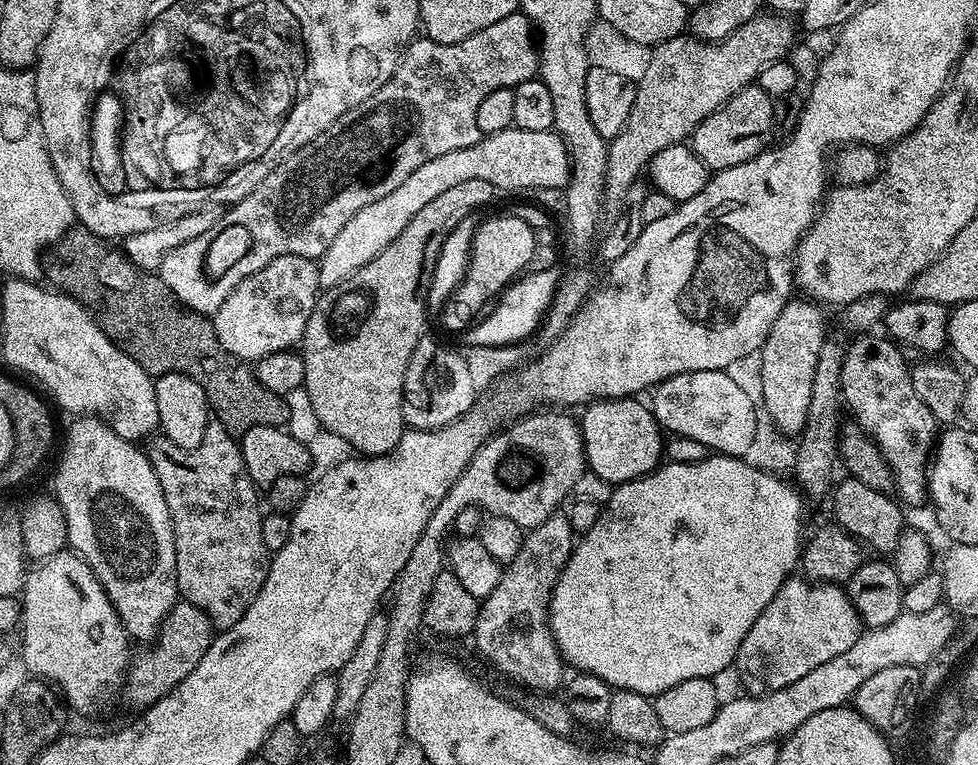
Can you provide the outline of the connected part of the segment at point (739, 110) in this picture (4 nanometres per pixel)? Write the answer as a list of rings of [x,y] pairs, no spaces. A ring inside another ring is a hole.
[[[759,86],[742,89],[693,130],[690,147],[713,173],[726,170],[730,166],[738,166],[742,162],[750,162],[750,158],[765,151],[773,143],[773,101],[773,97],[768,96],[766,90]]]

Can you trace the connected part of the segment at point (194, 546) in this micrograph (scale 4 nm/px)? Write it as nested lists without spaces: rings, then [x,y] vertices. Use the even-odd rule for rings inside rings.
[[[209,422],[206,435],[194,450],[179,448],[174,446],[174,442],[163,438],[149,439],[146,448],[148,461],[154,466],[154,474],[158,474],[162,494],[166,494],[166,506],[172,515],[177,593],[202,609],[212,620],[213,629],[223,630],[234,626],[234,622],[246,614],[250,602],[258,598],[266,582],[270,563],[269,550],[262,542],[262,496],[256,493],[259,492],[258,485],[246,470],[237,437],[219,422]]]

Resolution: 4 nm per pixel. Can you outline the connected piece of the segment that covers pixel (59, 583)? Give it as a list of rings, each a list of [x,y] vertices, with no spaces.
[[[71,550],[54,554],[48,560],[39,561],[36,568],[24,578],[24,590],[20,605],[19,627],[24,628],[24,641],[18,644],[18,656],[33,672],[35,679],[47,682],[62,697],[69,709],[92,716],[104,708],[124,686],[124,677],[130,663],[130,637],[124,623],[118,618],[108,597],[108,591],[101,586],[98,578],[86,566],[81,556]]]

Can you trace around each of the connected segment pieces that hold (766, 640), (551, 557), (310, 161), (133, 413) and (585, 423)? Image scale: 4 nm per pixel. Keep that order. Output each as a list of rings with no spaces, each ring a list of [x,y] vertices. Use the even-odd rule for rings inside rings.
[[[790,578],[770,598],[770,606],[758,614],[758,622],[750,626],[750,634],[742,638],[742,646],[738,646],[738,654],[734,661],[734,672],[740,675],[740,680],[744,683],[743,691],[750,696],[766,696],[774,690],[782,690],[798,678],[803,678],[805,674],[810,674],[810,670],[822,666],[822,662],[830,662],[830,658],[838,658],[854,642],[858,642],[862,625],[860,616],[854,610],[850,602],[847,591],[838,584],[821,584],[813,582],[807,578]]]
[[[558,510],[542,526],[525,531],[522,550],[518,550],[514,562],[503,565],[498,586],[480,605],[474,633],[477,650],[502,675],[536,694],[555,693],[566,680],[566,665],[548,625],[548,603],[573,547],[568,517]]]
[[[520,10],[510,13],[499,22],[494,22],[494,26],[486,26],[486,30],[478,30],[478,34],[470,34],[470,38],[457,44],[443,44],[427,38],[413,39],[412,43],[404,49],[400,65],[396,67],[392,77],[377,92],[370,94],[370,98],[366,98],[366,102],[346,110],[346,114],[342,114],[342,118],[338,118],[333,124],[329,124],[325,132],[318,134],[318,138],[314,138],[298,151],[291,152],[281,164],[275,165],[266,176],[266,179],[272,184],[257,183],[251,191],[244,194],[249,194],[249,196],[242,197],[229,212],[227,209],[221,215],[220,223],[214,230],[206,230],[206,234],[202,234],[202,238],[194,238],[194,242],[186,242],[186,246],[178,246],[176,250],[170,250],[170,254],[166,254],[166,258],[159,266],[158,275],[166,282],[166,286],[170,286],[170,290],[185,308],[191,308],[193,312],[201,314],[214,314],[222,306],[222,302],[226,302],[226,298],[230,298],[230,294],[234,290],[234,286],[238,286],[238,282],[250,278],[250,274],[258,274],[258,270],[262,270],[264,266],[270,266],[270,262],[274,262],[279,256],[294,255],[307,260],[319,261],[320,256],[326,254],[326,246],[330,246],[330,242],[334,242],[334,237],[342,231],[342,226],[346,226],[346,222],[350,218],[354,218],[354,214],[358,214],[358,210],[362,210],[362,206],[370,206],[370,202],[378,202],[378,198],[383,198],[385,194],[393,192],[409,174],[414,174],[414,170],[418,170],[418,166],[422,166],[422,162],[430,162],[430,158],[439,158],[442,154],[447,154],[449,150],[462,150],[462,146],[474,146],[474,142],[478,142],[481,137],[476,121],[478,106],[482,102],[482,98],[486,98],[486,94],[503,88],[517,88],[522,82],[533,79],[539,71],[540,54],[537,41],[534,39],[534,29],[528,17]],[[276,184],[284,184],[284,192],[280,192],[280,188]]]
[[[9,277],[6,284],[2,288],[2,354],[5,360],[12,366],[18,368],[22,372],[32,374],[56,400],[57,404],[71,415],[92,415],[97,419],[103,420],[116,434],[133,442],[143,441],[145,438],[151,437],[153,433],[160,427],[160,419],[158,418],[158,402],[156,401],[156,386],[153,377],[149,376],[146,370],[142,370],[142,366],[138,365],[130,355],[126,355],[109,336],[101,330],[100,325],[88,311],[84,305],[78,303],[72,296],[53,290],[47,287],[40,287],[39,283],[31,280],[22,280],[16,277]]]
[[[636,398],[593,400],[583,409],[584,417],[579,417],[587,467],[607,484],[615,486],[638,480],[656,471],[664,456],[666,440],[656,415],[647,403],[638,401]]]

